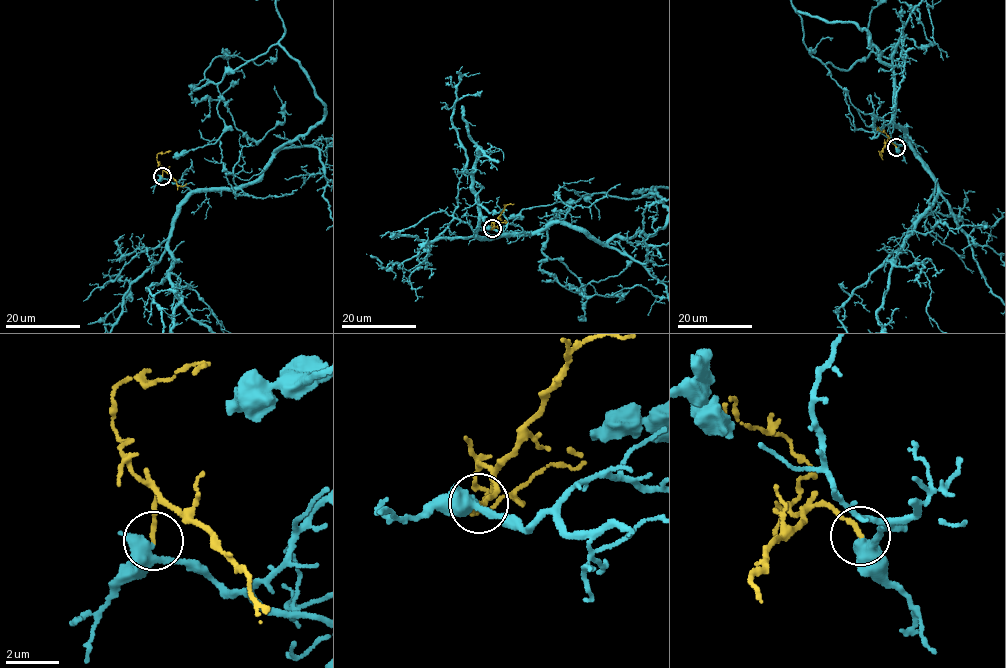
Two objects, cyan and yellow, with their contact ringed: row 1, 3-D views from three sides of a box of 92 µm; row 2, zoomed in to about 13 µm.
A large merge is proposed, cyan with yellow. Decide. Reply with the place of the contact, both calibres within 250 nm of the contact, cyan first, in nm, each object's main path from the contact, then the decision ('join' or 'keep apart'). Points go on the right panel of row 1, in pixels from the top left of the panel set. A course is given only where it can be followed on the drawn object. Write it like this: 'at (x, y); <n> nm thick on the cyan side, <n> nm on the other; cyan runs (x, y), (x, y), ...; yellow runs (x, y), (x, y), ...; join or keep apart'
at (896, 147); 360 nm thick on the cyan side, 180 nm on the other; cyan runs (896, 146), (867, 32), (794, 9), (843, 70), (930, 43); yellow runs (896, 146), (888, 143), (881, 155), (878, 150); join

